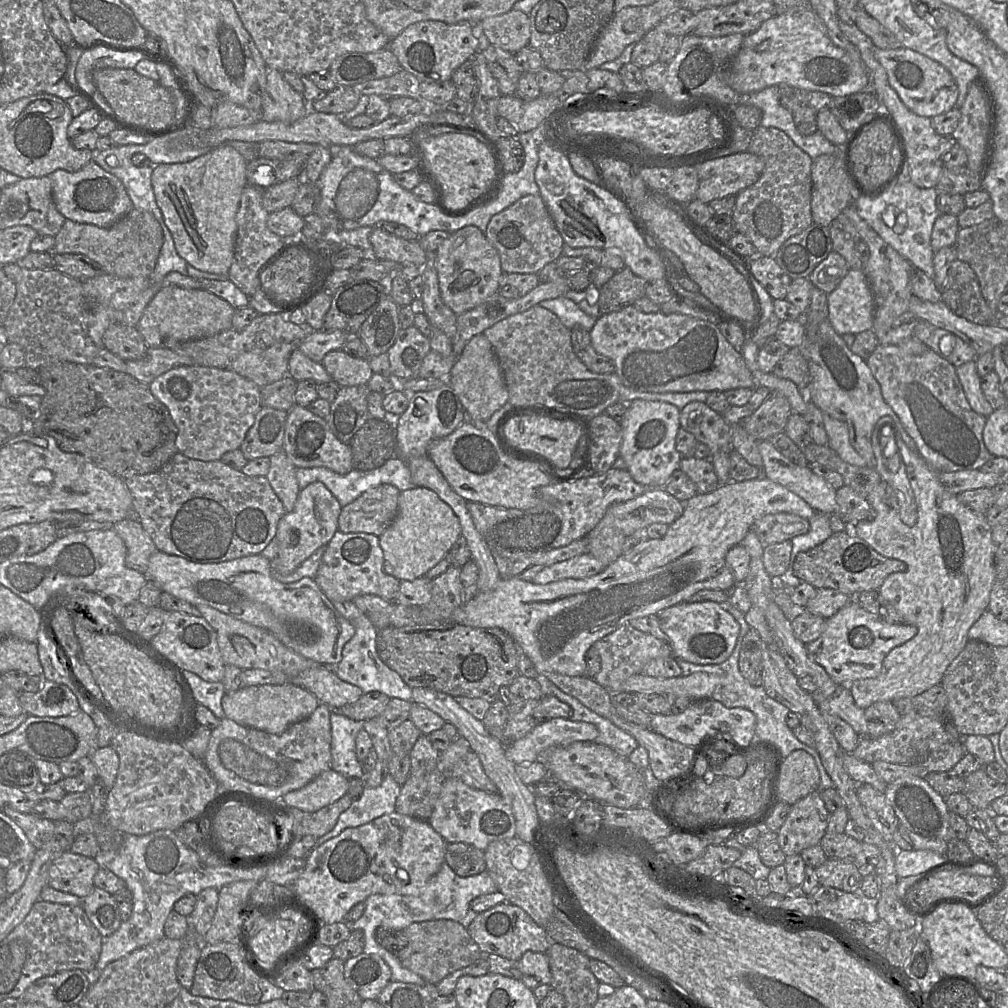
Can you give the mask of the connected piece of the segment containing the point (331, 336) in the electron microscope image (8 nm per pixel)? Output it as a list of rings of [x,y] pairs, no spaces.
[[[340,330],[314,331],[298,346],[298,349],[309,359],[321,363],[324,356],[330,351],[342,350],[348,336]]]

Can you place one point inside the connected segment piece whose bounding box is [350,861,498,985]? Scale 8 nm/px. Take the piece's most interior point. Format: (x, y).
(446, 895)

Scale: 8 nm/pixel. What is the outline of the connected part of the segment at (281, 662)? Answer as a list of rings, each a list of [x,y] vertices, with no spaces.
[[[207,605],[193,606],[216,631],[219,650],[225,665],[231,664],[242,670],[252,668],[278,670],[287,676],[296,676],[303,670],[321,665],[290,650],[265,629],[238,620]]]

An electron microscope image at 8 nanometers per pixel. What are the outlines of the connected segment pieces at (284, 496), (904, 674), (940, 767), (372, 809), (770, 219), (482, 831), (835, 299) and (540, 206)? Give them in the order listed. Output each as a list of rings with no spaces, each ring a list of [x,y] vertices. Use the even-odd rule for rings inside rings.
[[[284,450],[270,457],[270,468],[266,478],[286,512],[293,510],[300,492],[295,472],[296,467],[290,462]]]
[[[883,416],[877,421],[872,431],[871,443],[875,456],[874,469],[881,480],[867,496],[874,518],[853,523],[855,533],[882,556],[898,559],[906,564],[905,572],[892,573],[884,580],[878,589],[879,601],[882,610],[890,605],[899,615],[900,624],[915,626],[917,634],[886,655],[877,677],[856,680],[849,684],[856,705],[862,709],[879,701],[892,702],[900,698],[914,697],[939,684],[948,666],[969,641],[970,627],[988,610],[990,591],[996,581],[992,527],[987,522],[985,514],[963,505],[957,495],[943,486],[939,480],[940,472],[932,469],[918,452],[907,447],[890,416]],[[884,427],[889,427],[888,431],[893,430],[895,433],[895,440],[906,467],[906,476],[914,493],[918,517],[913,526],[904,524],[899,517],[896,490],[890,486],[894,476],[897,475],[897,469],[887,468],[881,449],[881,439],[884,438],[886,442],[890,438],[882,436],[881,430]]]
[[[908,713],[901,715],[895,729],[888,734],[877,738],[861,736],[855,750],[847,754],[852,754],[854,757],[870,764],[880,760],[901,765],[918,765],[924,768],[925,773],[930,773],[950,771],[966,754],[966,750],[963,745],[963,740],[951,737],[946,732],[939,718],[924,717],[917,713]]]
[[[389,773],[377,787],[365,785],[362,795],[354,799],[349,808],[339,815],[331,831],[317,839],[314,848],[336,837],[346,828],[361,826],[384,814],[395,812],[400,788],[401,785]]]
[[[758,126],[748,152],[763,158],[765,168],[760,178],[736,195],[732,219],[736,231],[745,235],[755,246],[758,255],[775,255],[790,237],[799,234],[813,223],[811,213],[813,159],[791,138],[775,127]]]
[[[446,776],[428,822],[447,843],[462,842],[481,851],[492,841],[516,836],[512,809],[499,793],[473,789],[452,776]]]
[[[850,269],[836,289],[828,294],[828,320],[840,336],[872,330],[874,311],[874,296],[863,269]]]
[[[526,195],[490,219],[485,236],[497,249],[503,273],[538,272],[562,255],[563,238],[541,196]]]

